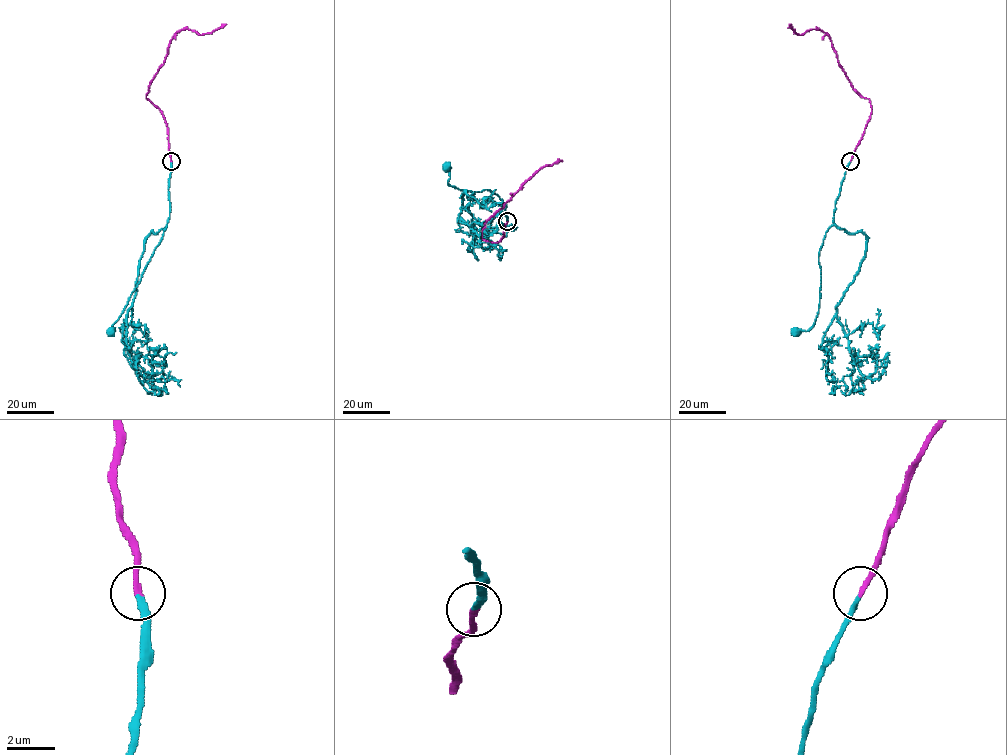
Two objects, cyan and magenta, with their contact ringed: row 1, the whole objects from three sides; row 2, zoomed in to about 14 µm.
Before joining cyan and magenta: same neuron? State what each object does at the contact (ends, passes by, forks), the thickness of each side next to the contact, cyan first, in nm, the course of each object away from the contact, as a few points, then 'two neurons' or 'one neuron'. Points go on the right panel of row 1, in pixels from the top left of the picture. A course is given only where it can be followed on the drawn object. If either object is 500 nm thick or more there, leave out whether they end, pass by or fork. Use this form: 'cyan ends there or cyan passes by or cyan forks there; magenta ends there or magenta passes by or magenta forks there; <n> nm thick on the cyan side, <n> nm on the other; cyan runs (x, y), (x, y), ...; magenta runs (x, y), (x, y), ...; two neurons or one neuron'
cyan ends there; magenta ends there; 200 nm thick on the cyan side, 220 nm on the other; cyan runs (850, 161), (836, 201), (834, 224), (826, 233), (819, 255), (821, 285), (818, 313), (807, 331), (795, 331); magenta runs (850, 161), (871, 114), (870, 100), (853, 88), (824, 33), (811, 29), (796, 34), (789, 24); one neuron

